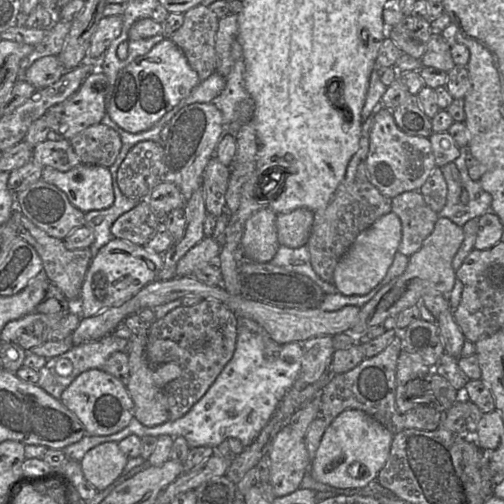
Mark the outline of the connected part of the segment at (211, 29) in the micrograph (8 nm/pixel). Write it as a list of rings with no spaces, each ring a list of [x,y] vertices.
[[[202,4],[183,14],[183,24],[170,36],[170,40],[184,53],[201,82],[215,71],[215,36],[219,19]]]

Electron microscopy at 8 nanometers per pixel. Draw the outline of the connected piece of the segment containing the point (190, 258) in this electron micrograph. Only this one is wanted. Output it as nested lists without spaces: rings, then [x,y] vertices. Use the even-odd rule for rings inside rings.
[[[211,236],[204,237],[192,247],[177,263],[176,276],[192,276],[193,273],[218,259],[221,247]]]

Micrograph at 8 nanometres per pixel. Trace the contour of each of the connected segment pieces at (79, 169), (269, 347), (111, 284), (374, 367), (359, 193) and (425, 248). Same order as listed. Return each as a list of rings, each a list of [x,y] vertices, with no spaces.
[[[81,163],[66,172],[44,167],[41,179],[63,191],[83,213],[104,210],[114,203],[112,175],[107,167]]]
[[[239,319],[236,348],[231,360],[226,364],[204,396],[184,416],[174,421],[168,420],[153,427],[145,426],[133,417],[130,423],[117,433],[105,436],[90,436],[85,434],[78,442],[66,446],[62,451],[67,459],[80,462],[85,453],[93,447],[104,442],[118,443],[129,435],[137,435],[139,438],[143,438],[144,436],[158,437],[160,435],[170,435],[174,438],[182,436],[186,439],[190,448],[200,446],[217,448],[228,438],[237,438],[246,448],[260,434],[261,430],[275,413],[284,395],[294,384],[301,371],[302,352],[302,343],[290,342],[280,345],[256,322],[250,319]]]
[[[113,238],[93,257],[82,284],[75,310],[80,318],[91,317],[136,295],[154,280],[163,267],[163,256],[145,246]]]
[[[396,335],[389,345],[378,355],[365,358],[352,370],[343,374],[336,374],[320,392],[320,406],[314,420],[305,434],[305,444],[310,463],[316,455],[321,438],[332,421],[343,411],[358,409],[385,426],[393,435],[404,429],[416,428],[433,431],[439,427],[441,414],[436,409],[422,405],[400,414],[396,408],[396,370],[398,358],[402,351],[400,335]]]
[[[372,113],[362,124],[359,147],[348,164],[344,179],[327,205],[314,211],[314,221],[307,246],[314,271],[327,282],[334,282],[335,267],[357,236],[381,216],[392,211],[392,199],[383,195],[370,182],[367,174],[366,159],[373,122],[374,114]]]
[[[439,216],[432,233],[424,241],[422,247],[409,257],[404,273],[391,280],[361,307],[358,320],[352,328],[351,334],[361,336],[372,327],[383,325],[388,317],[396,317],[402,310],[418,305],[421,297],[425,294],[448,296],[456,280],[456,271],[452,267],[452,261],[463,240],[463,227],[447,217]]]

